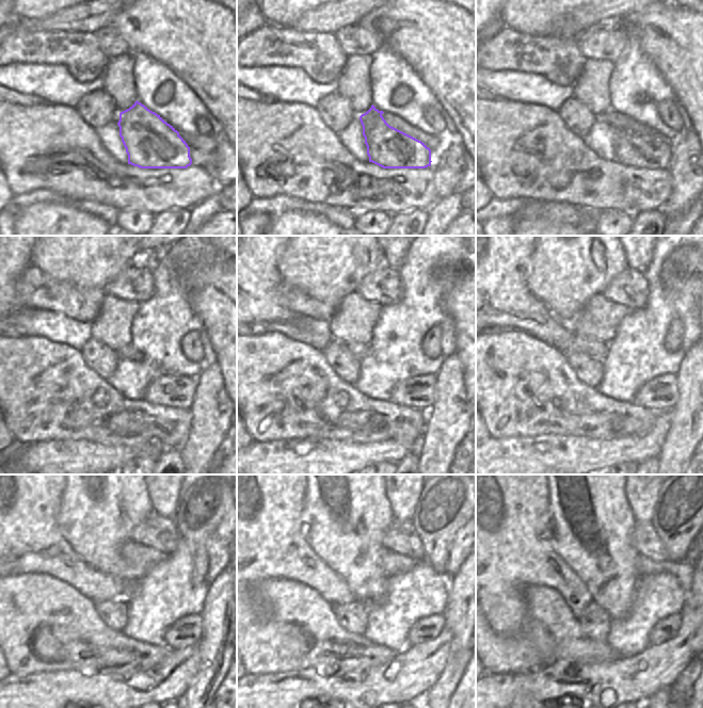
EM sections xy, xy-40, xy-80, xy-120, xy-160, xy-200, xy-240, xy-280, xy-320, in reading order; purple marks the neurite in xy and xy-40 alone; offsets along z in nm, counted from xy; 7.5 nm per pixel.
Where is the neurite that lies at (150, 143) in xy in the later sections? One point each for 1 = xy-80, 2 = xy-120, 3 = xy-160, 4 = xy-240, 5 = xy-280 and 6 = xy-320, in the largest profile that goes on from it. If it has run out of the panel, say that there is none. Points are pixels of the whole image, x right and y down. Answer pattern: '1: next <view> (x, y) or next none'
1: next xy-80 (630, 149)
2: next xy-120 (178, 391)
3: next xy-160 (418, 392)
4: next xy-240 (186, 631)
5: next xy-280 (427, 629)
6: next xy-320 (665, 629)

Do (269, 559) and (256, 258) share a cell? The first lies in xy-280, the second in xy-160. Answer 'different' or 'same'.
same

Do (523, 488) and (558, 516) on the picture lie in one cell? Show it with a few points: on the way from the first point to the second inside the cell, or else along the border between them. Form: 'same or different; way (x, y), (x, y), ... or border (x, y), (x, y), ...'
different; border (547, 485), (547, 501), (549, 504), (548, 534)

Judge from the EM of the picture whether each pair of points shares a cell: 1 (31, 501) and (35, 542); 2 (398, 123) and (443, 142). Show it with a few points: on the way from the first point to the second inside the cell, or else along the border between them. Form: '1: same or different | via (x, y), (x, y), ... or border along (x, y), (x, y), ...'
1: same | via (31, 511), (31, 532)
2: same | via (409, 129), (432, 142)

